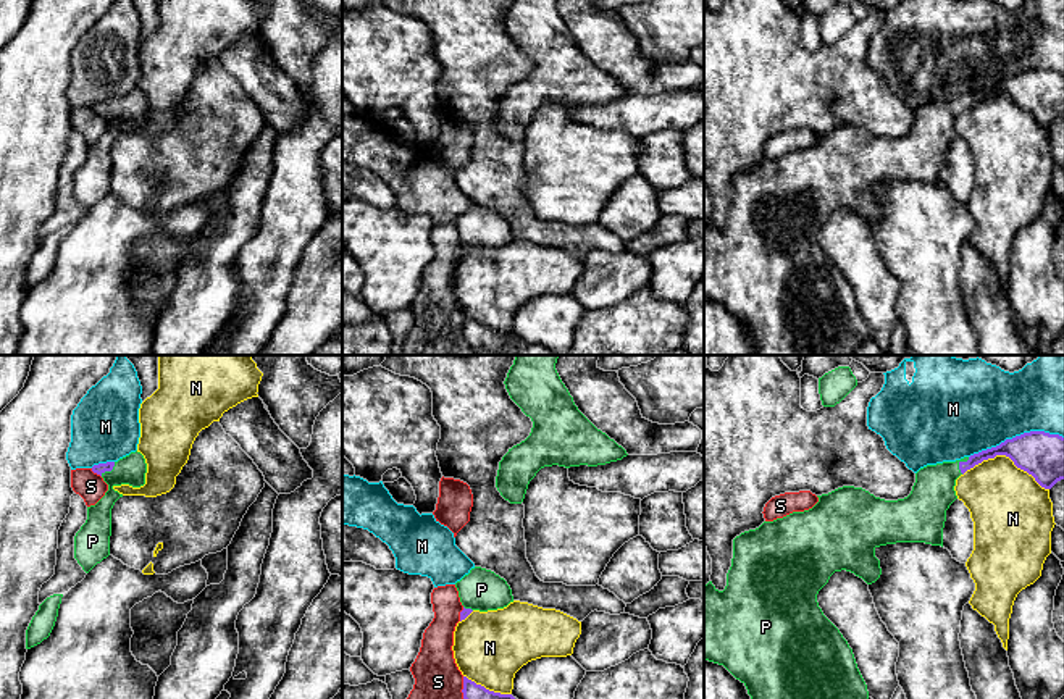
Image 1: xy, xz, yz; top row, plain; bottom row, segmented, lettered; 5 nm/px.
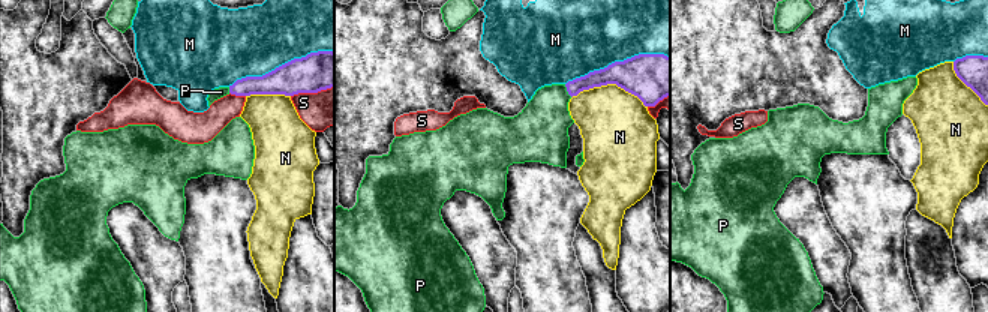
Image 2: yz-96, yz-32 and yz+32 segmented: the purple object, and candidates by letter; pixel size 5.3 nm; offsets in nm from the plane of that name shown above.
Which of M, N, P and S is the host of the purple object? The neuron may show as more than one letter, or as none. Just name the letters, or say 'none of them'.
P

